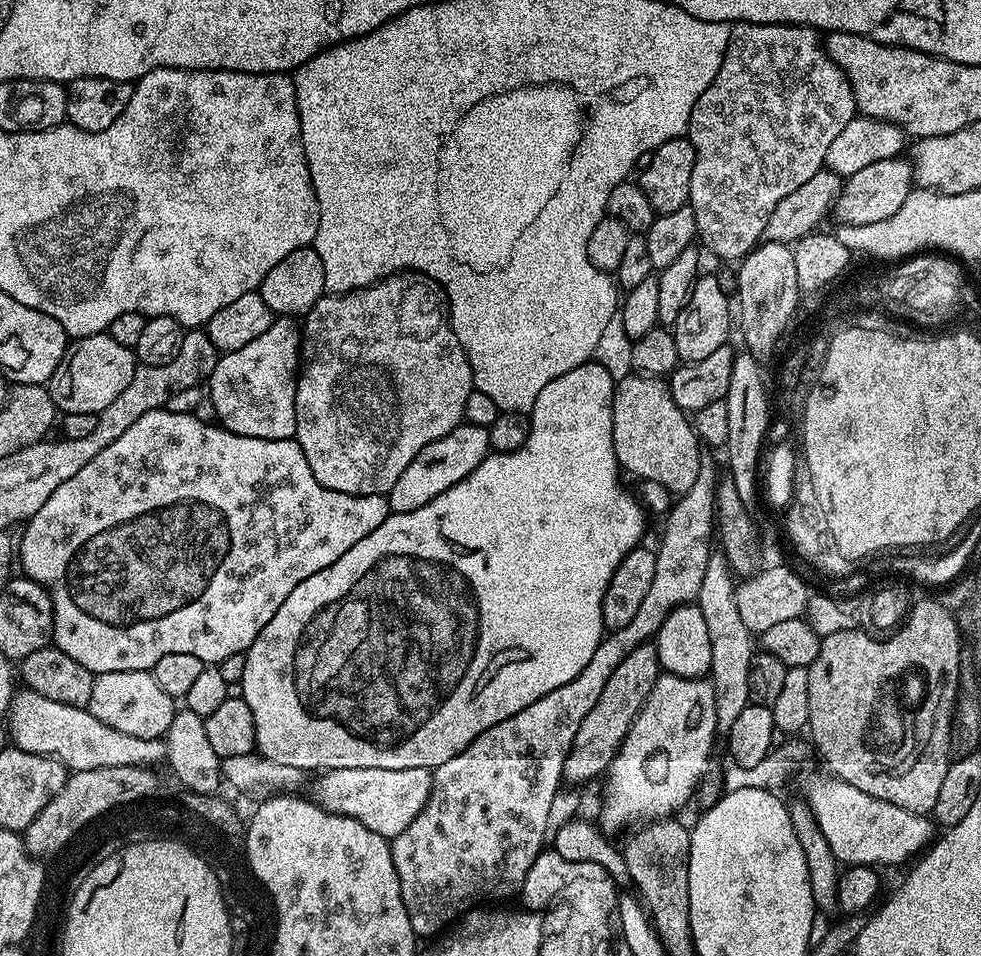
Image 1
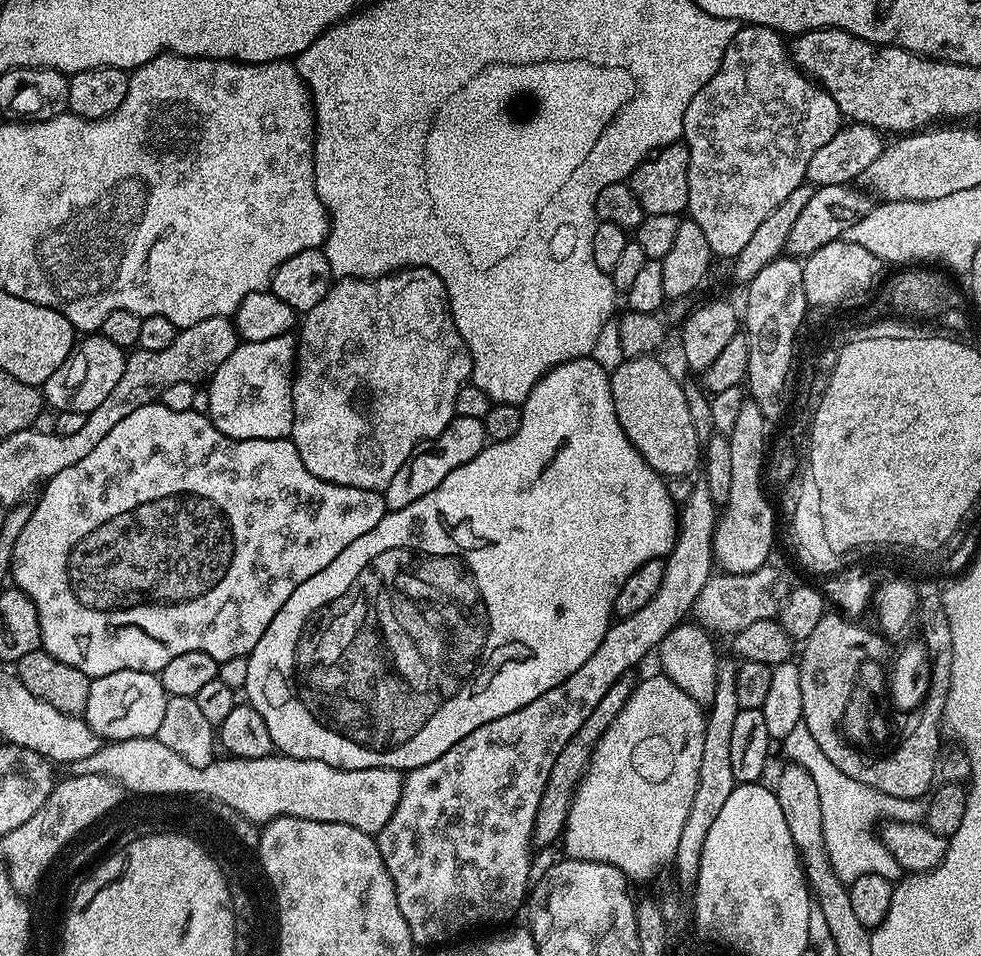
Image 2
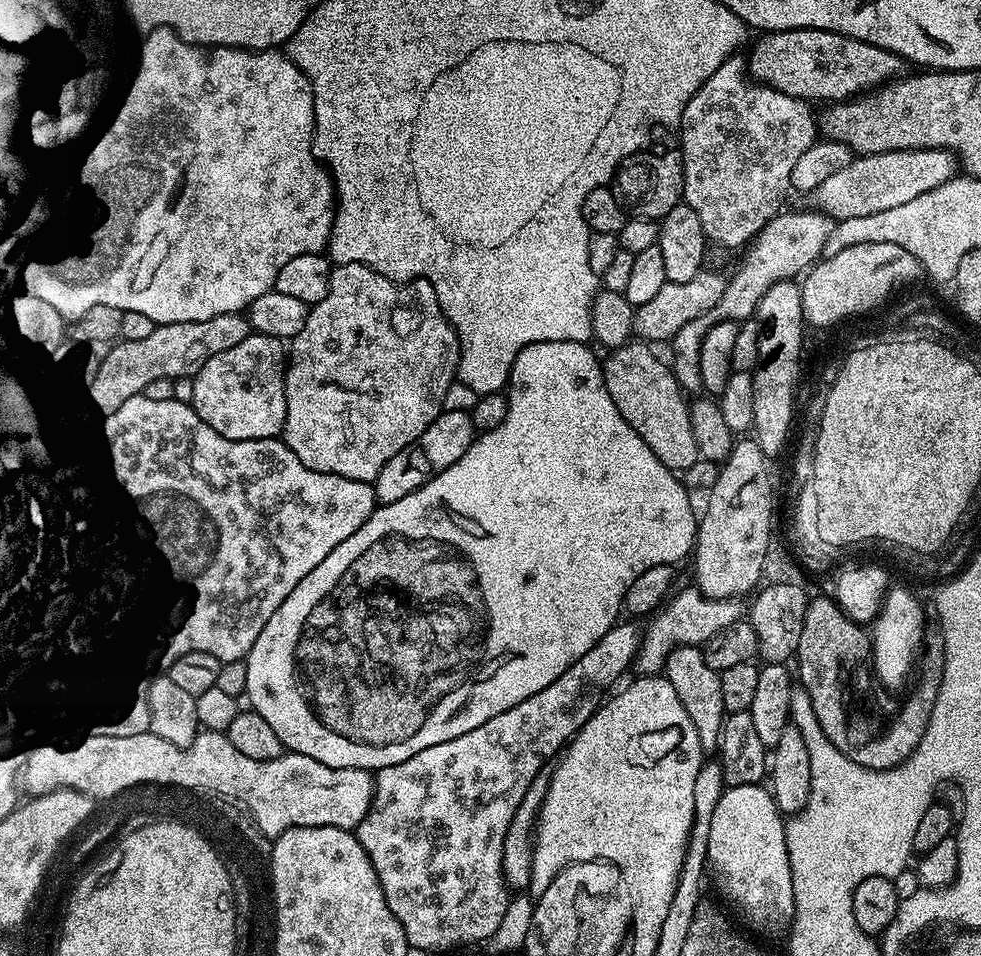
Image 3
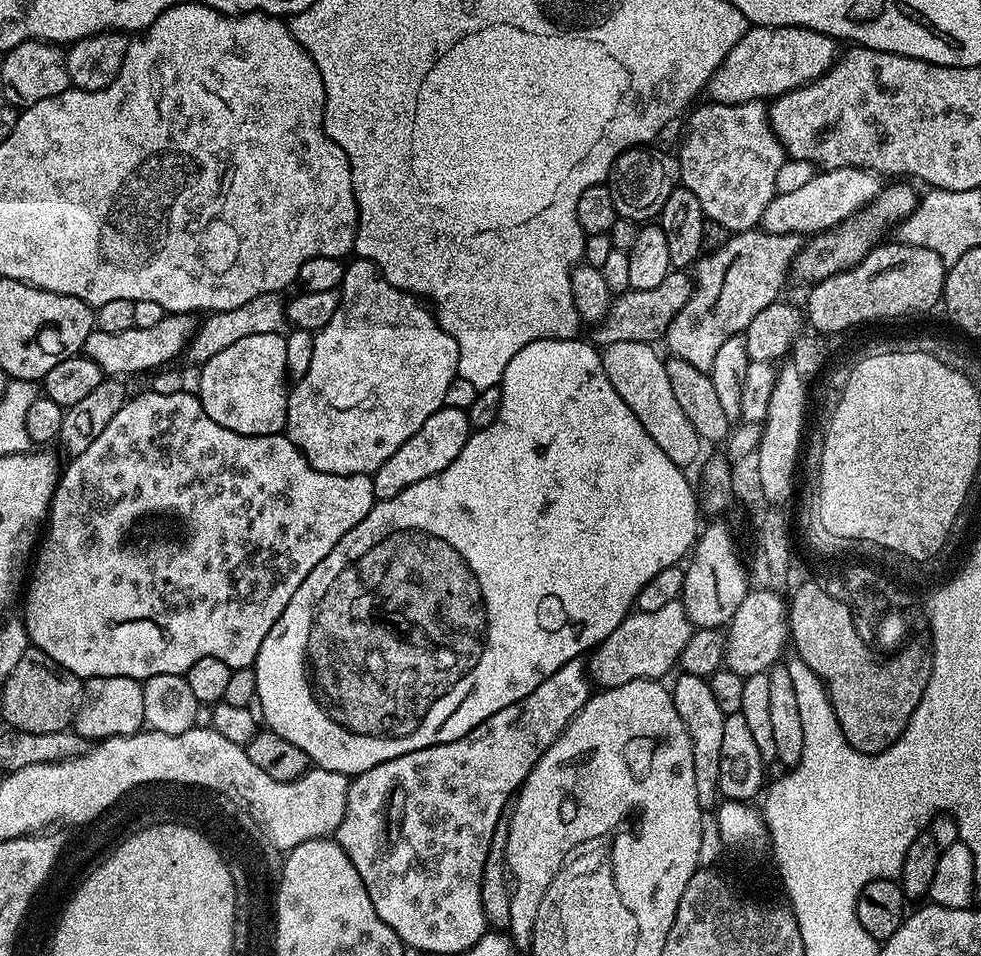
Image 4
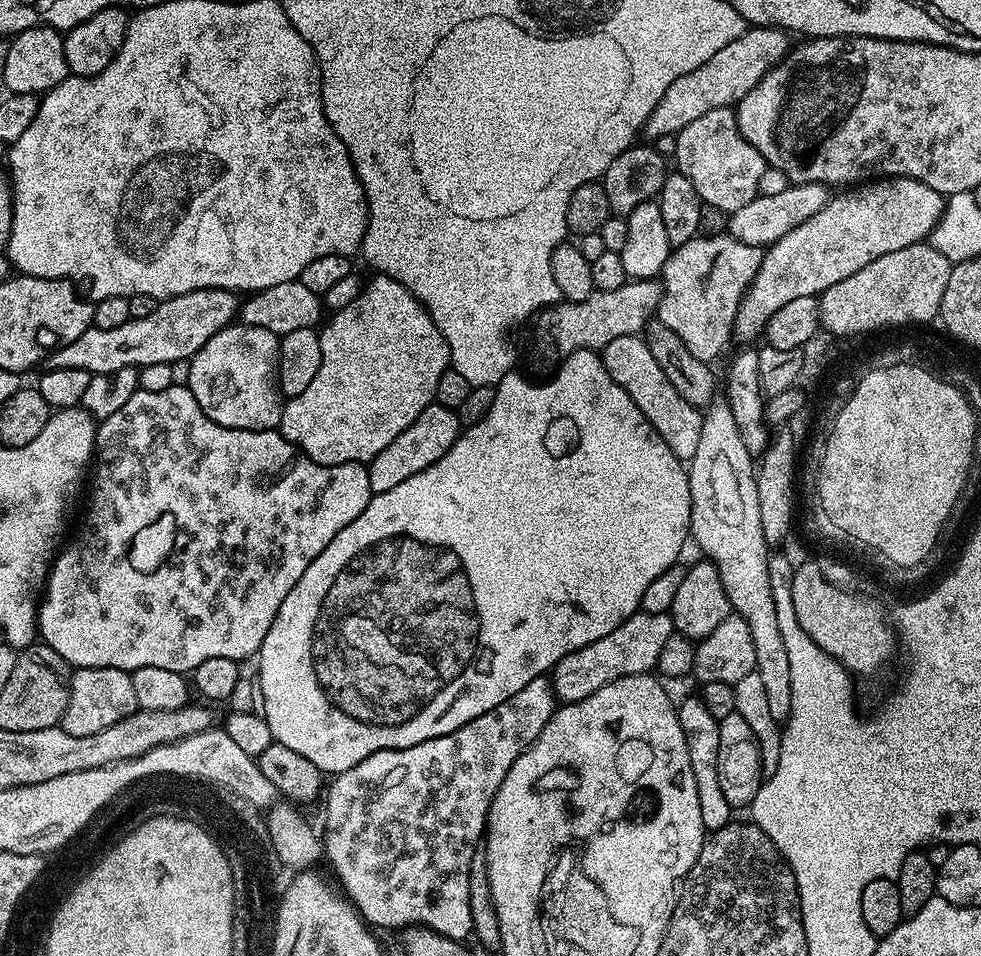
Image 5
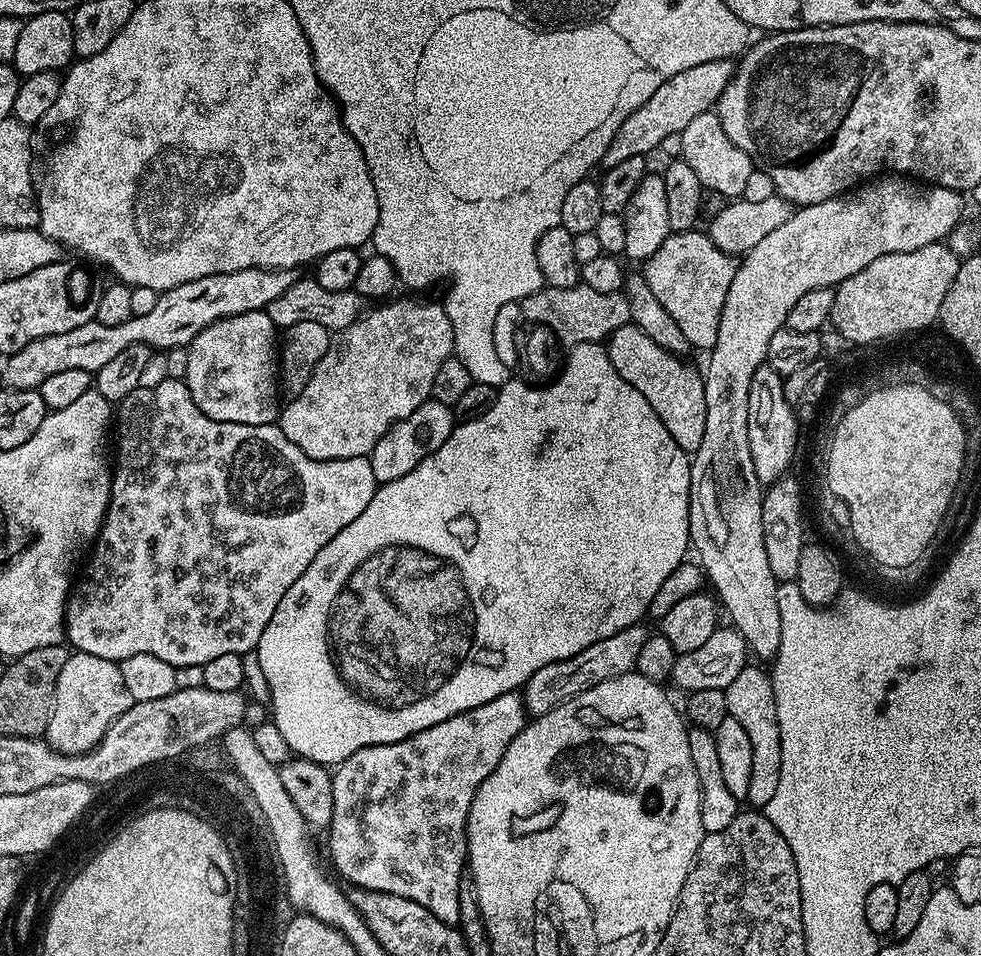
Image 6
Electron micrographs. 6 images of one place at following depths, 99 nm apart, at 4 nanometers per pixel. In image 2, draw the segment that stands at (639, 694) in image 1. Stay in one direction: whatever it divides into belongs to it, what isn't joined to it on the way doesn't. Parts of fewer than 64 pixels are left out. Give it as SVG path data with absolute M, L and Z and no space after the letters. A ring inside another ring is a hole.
M628 678L619 680L614 682L614 686L610 686L610 690L606 690L602 702L598 702L598 706L594 706L594 710L590 710L590 718L586 718L586 722L582 722L582 726L578 726L578 734L574 734L574 738L570 738L570 742L566 742L566 746L562 746L562 754L558 754L558 758L554 758L554 767L550 769L550 778L546 782L546 790L542 790L542 802L538 802L538 814L534 818L532 842L537 849L555 845L561 839L564 822L568 817L568 807L576 792L576 785L579 784L588 768L592 749L602 738L602 734L608 729L610 722L614 722L614 718L622 710L624 703L630 698L634 687L633 681L630 681L631 679Z

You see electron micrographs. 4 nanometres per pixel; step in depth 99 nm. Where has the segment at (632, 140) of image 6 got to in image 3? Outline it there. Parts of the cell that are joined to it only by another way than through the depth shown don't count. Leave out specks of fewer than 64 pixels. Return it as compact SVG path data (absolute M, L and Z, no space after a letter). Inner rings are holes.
M795 28L794 30L786 30L785 32L766 32L759 37L761 40L752 48L752 53L747 53L746 63L748 66L748 74L758 84L768 84L772 88L778 90L782 94L790 94L798 100L806 100L809 102L817 102L816 100L824 100L823 102L839 102L842 100L851 100L854 96L859 96L871 89L879 88L881 84L887 84L890 80L895 80L901 75L902 61L899 56L893 52L882 50L873 44L862 42L858 38L850 38L843 36L840 32L827 32L826 30L818 30L817 28Z

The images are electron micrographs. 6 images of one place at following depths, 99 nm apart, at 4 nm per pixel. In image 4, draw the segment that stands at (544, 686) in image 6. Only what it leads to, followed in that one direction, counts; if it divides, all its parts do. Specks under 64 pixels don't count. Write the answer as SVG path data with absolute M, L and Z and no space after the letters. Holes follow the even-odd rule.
M679 599L666 602L666 606L662 606L659 610L633 611L602 643L596 645L587 657L586 667L591 683L597 689L603 690L617 688L626 682L634 682L635 680L660 680L664 678L664 675L671 668L677 667L680 654L686 646L686 642L690 640L690 634L693 630L690 618L686 618L686 610Z

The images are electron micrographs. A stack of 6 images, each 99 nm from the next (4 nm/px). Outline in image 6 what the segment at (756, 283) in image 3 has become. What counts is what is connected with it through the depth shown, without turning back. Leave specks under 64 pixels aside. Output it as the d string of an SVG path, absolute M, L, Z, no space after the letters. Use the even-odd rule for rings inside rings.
M700 231L669 232L666 242L662 242L662 246L658 246L658 250L654 250L654 254L643 261L642 274L646 278L646 286L650 286L650 291L658 298L658 302L662 302L663 308L670 313L670 318L674 318L678 330L686 334L689 345L693 349L710 350L716 345L722 306L726 306L726 293L730 290L730 282L734 282L738 260L729 252L718 250L707 231Z

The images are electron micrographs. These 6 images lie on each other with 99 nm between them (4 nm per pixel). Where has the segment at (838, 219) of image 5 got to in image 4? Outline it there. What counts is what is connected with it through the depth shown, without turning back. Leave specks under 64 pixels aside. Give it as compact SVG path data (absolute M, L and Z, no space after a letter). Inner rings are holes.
M911 183L889 184L892 185L889 188L888 185L881 187L879 194L850 218L846 218L834 228L829 228L827 232L815 233L796 255L795 275L800 275L802 279L808 280L807 282L824 280L844 268L853 268L859 260L866 258L866 254L887 237L884 235L887 234L888 228L895 229L901 220L905 220L916 209L918 203L918 192L911 188Z

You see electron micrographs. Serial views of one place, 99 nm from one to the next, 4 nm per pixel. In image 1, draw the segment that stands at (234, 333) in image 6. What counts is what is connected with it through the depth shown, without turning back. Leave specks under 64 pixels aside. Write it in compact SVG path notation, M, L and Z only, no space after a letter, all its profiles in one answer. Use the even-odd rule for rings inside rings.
M292 318L273 319L266 334L246 342L242 350L219 357L206 381L216 420L239 436L263 440L291 440L296 434L296 378L300 363L302 332Z

